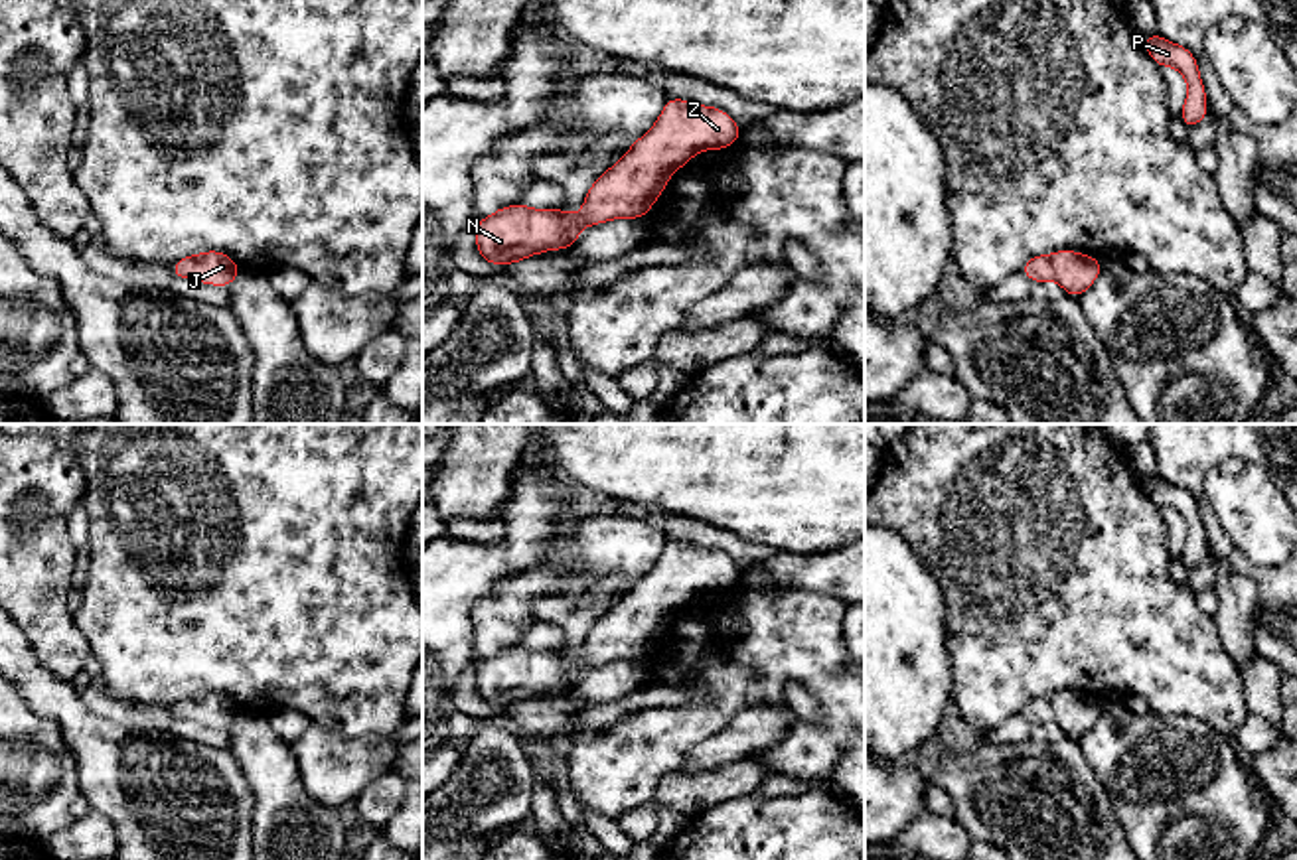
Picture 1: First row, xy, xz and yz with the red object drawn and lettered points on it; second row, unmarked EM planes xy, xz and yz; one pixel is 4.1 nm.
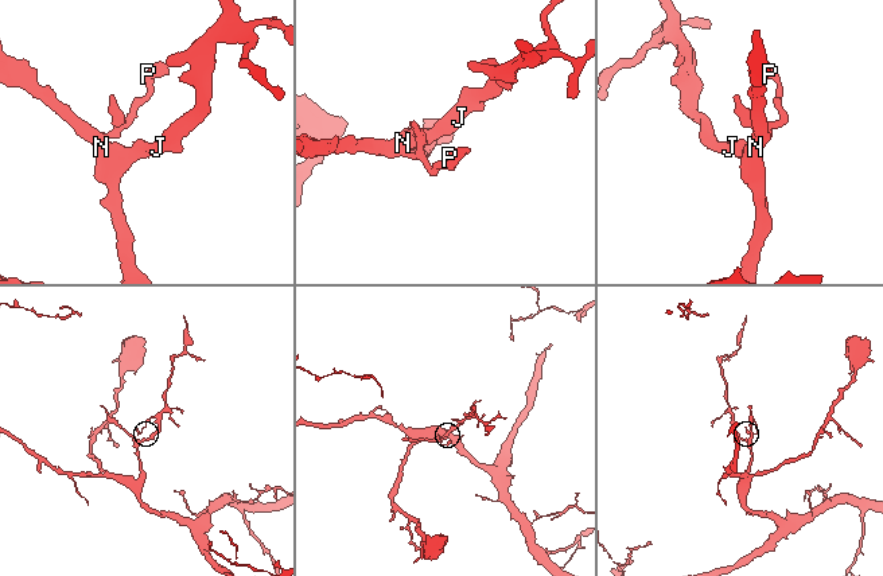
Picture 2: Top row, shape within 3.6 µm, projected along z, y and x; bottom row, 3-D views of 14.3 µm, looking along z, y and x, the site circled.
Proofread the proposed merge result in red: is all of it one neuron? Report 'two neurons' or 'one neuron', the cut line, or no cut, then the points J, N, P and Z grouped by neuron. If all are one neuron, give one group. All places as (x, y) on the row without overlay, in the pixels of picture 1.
one neuron | no cut | J N P Z

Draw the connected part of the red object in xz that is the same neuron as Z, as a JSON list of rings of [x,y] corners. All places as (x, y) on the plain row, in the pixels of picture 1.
[[[667,540],[657,564],[588,631],[578,657],[565,651],[531,651],[507,647],[476,667],[476,690],[490,706],[521,704],[527,698],[571,690],[586,667],[620,659],[642,661],[663,635],[667,621],[703,592],[723,592],[740,580],[740,568],[717,548],[701,548],[683,540]]]

